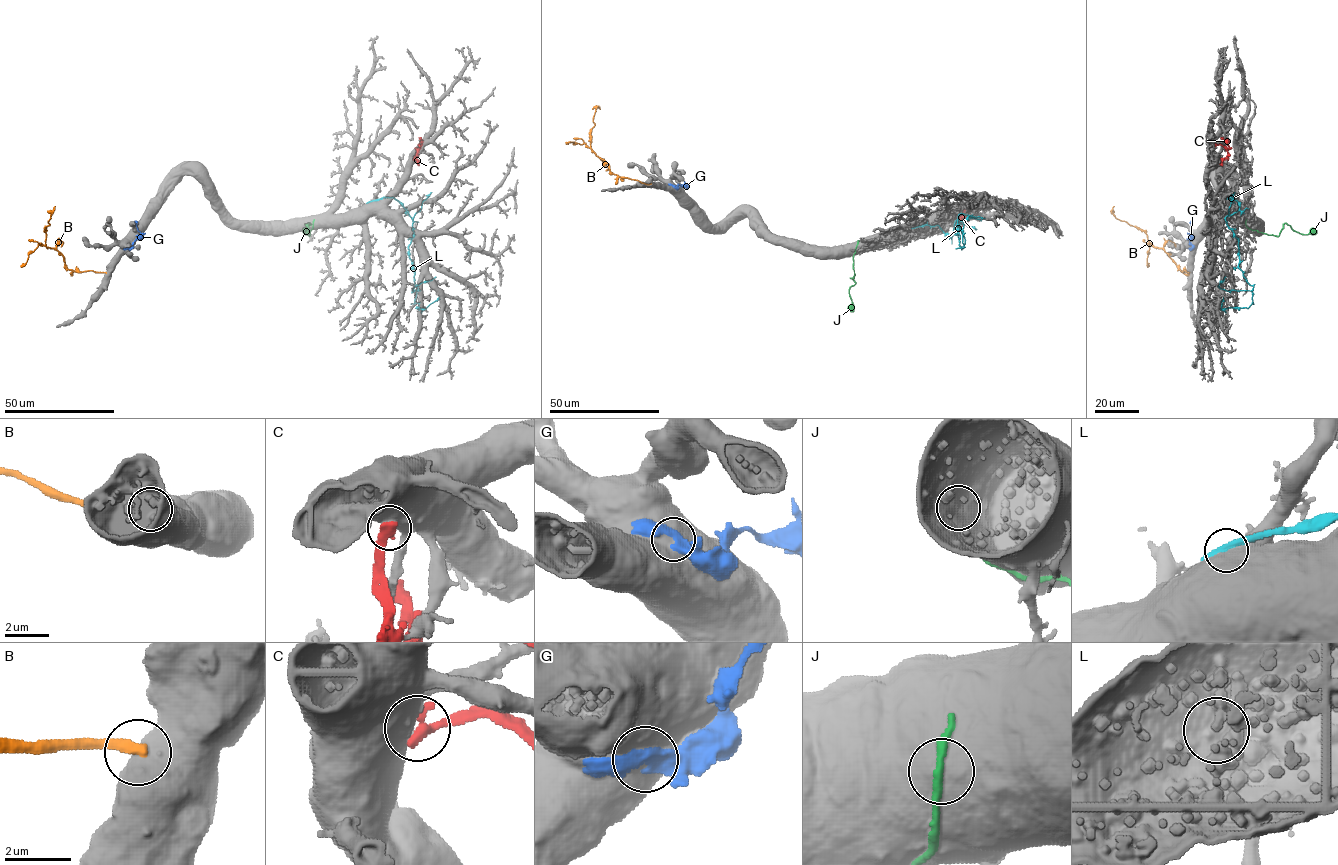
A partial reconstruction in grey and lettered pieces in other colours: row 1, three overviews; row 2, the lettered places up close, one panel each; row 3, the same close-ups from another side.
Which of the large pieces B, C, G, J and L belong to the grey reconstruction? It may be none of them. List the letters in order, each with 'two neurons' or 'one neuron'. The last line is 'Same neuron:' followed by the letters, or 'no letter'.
B: two neurons
C: two neurons
G: two neurons
J: two neurons
L: two neurons
Same neuron: no letter

